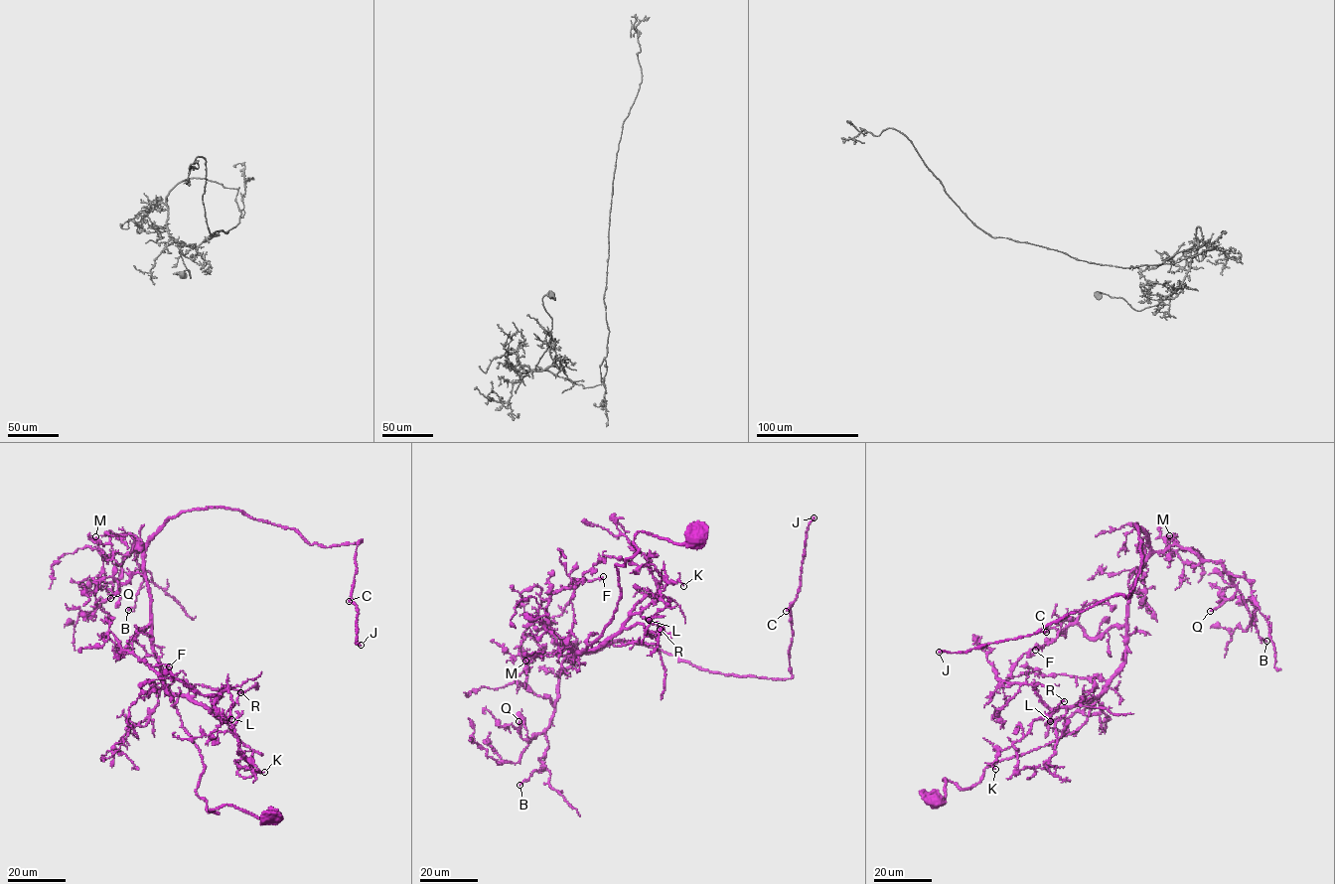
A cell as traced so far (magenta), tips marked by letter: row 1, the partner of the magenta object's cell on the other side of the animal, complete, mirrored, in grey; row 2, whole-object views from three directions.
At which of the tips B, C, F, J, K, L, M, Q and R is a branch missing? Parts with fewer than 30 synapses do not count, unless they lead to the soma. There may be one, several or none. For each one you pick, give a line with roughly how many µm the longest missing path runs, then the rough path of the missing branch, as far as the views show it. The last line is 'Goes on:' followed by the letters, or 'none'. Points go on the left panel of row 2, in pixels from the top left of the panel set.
C: missing 70 µm; course (349, 601), (350, 589), (354, 590), (362, 554), (370, 538), (369, 521), (378, 500), (365, 490), (363, 484)
J: missing 400 µm
Q: missing 20 µm; course (110, 598), (103, 610), (89, 611), (87, 614), (86, 611)
Goes on: C, J, Q

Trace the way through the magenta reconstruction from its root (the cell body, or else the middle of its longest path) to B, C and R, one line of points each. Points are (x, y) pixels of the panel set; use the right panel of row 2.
B: (935, 801), (1085, 723), (1154, 552), (1245, 578), (1266, 641)
C: (935, 801), (946, 778), (973, 787), (1085, 723), (1123, 661), (1145, 531), (1127, 598), (1046, 632)
R: (935, 801), (944, 799), (946, 778), (973, 787), (993, 764), (1074, 733), (1099, 696), (1048, 716), (1064, 701)

